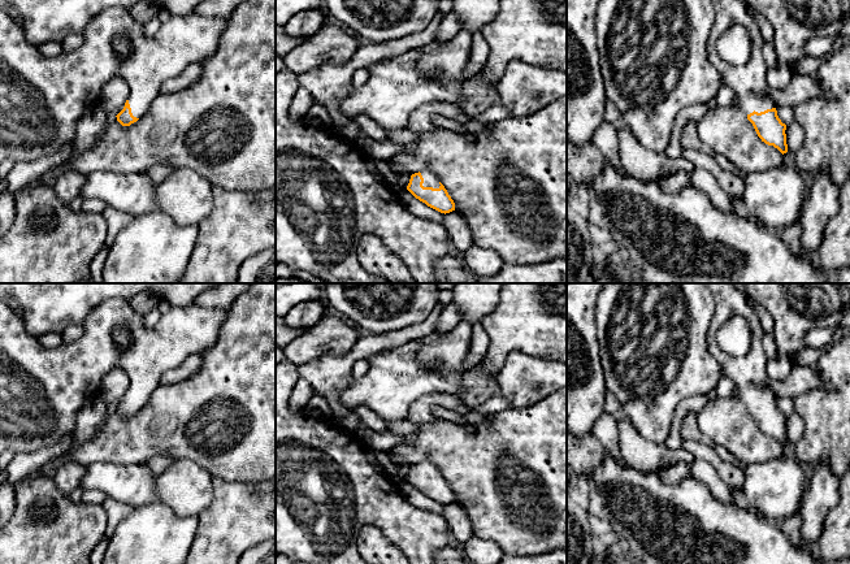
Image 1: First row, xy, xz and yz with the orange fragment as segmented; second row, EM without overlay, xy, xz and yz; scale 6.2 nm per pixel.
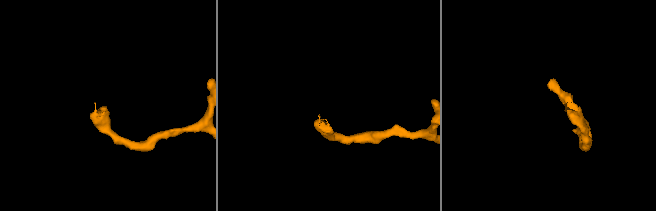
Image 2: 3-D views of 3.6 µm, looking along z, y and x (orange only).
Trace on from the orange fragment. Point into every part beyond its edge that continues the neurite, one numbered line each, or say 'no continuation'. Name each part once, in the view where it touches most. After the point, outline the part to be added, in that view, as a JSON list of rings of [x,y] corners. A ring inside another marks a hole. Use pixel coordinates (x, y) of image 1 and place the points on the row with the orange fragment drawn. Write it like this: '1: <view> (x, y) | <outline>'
1: xz (429, 178) | [[[424,169],[420,172],[422,178],[424,178],[424,187],[433,187],[433,188],[439,188],[439,181],[438,178],[428,169]]]

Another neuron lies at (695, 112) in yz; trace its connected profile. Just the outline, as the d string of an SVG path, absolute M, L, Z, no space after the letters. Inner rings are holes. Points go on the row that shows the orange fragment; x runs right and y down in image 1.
M697 103L684 108L676 117L672 126L672 136L669 144L665 149L665 153L671 159L678 159L684 153L684 147L681 143L681 136L685 126L694 121L695 123L701 121L708 112L708 103Z

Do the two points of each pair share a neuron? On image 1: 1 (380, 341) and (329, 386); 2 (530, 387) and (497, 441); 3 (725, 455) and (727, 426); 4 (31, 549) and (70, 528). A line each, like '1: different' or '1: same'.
1: same
2: different
3: different
4: same

